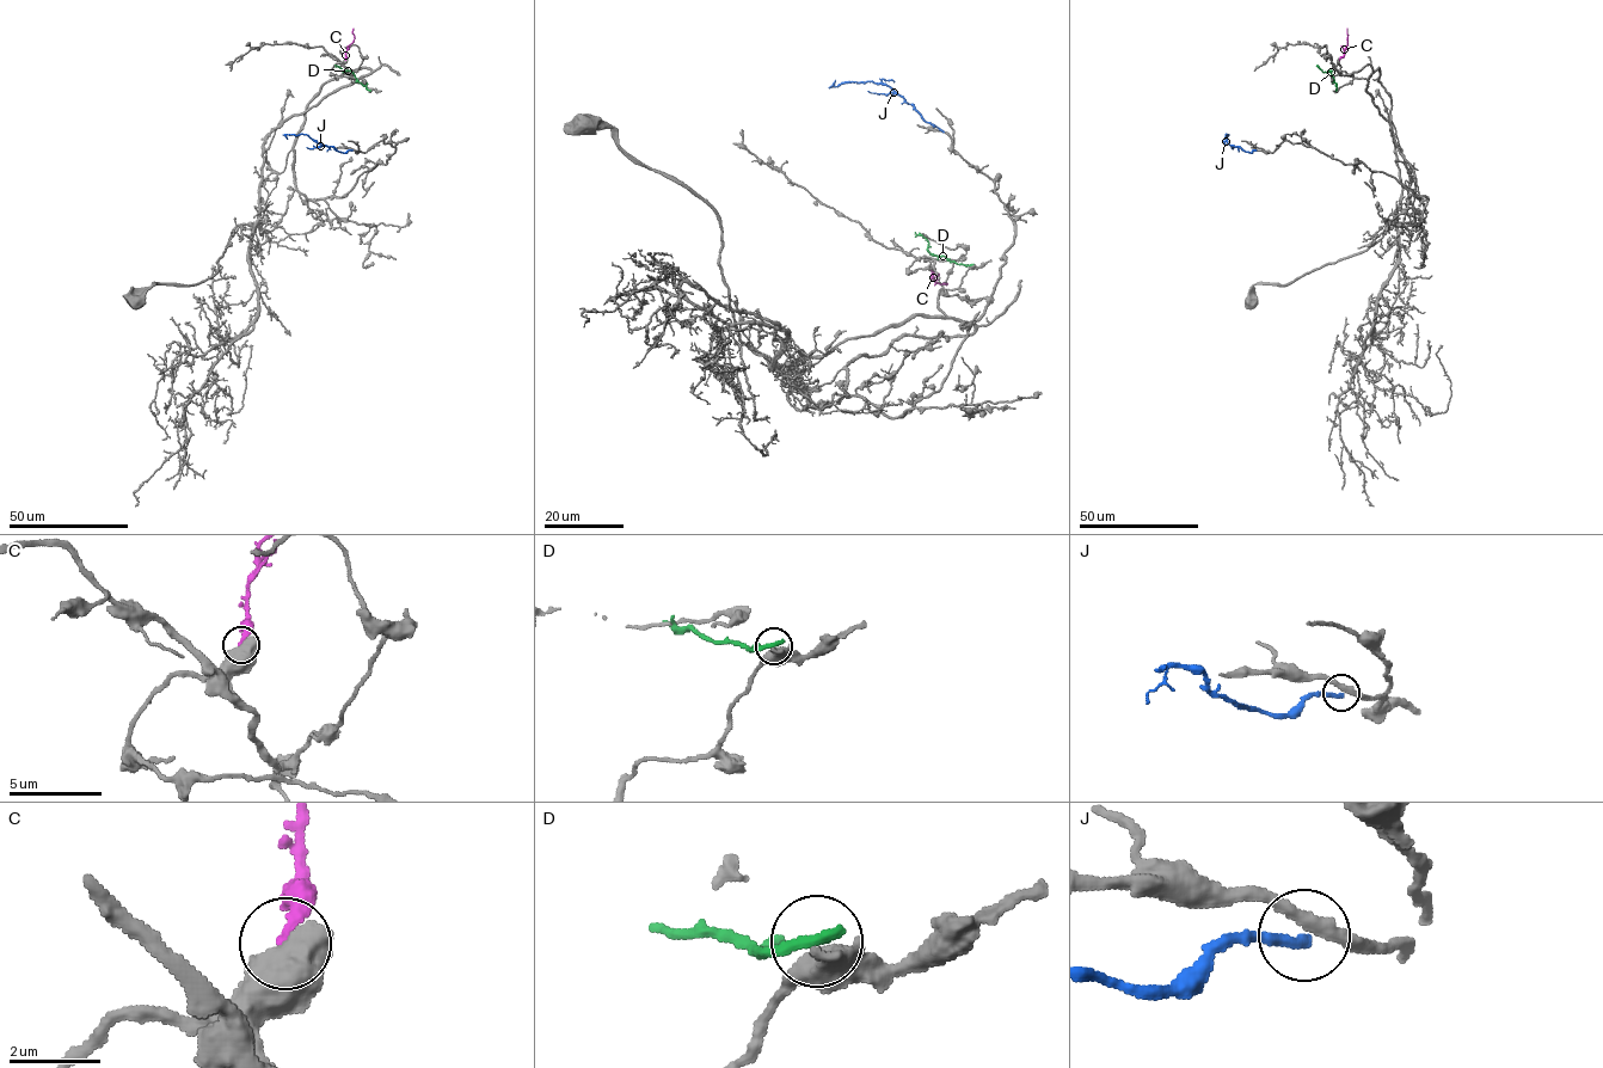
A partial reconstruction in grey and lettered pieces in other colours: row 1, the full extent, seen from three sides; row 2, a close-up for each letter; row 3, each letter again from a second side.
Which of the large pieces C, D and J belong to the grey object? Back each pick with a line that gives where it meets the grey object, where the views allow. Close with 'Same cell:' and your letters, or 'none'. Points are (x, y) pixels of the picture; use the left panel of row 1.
Same cell: none

